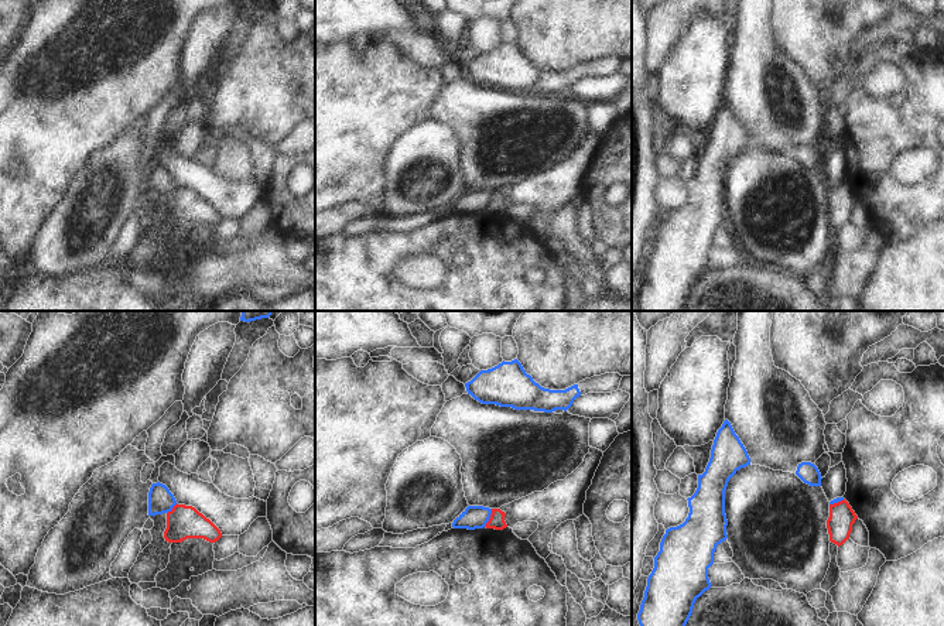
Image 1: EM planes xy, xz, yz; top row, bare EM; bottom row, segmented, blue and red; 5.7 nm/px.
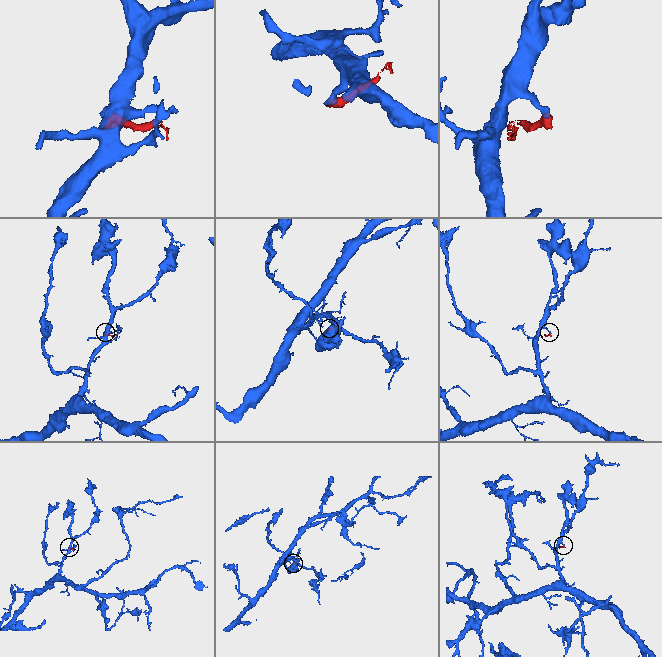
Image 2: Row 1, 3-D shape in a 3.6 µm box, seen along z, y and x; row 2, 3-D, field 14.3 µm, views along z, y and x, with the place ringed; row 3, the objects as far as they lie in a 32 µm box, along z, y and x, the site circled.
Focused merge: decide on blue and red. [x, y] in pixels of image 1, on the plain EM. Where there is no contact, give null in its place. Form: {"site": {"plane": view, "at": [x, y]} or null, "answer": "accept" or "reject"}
{"site": {"plane": "xz", "at": [489, 201]}, "answer": "reject"}

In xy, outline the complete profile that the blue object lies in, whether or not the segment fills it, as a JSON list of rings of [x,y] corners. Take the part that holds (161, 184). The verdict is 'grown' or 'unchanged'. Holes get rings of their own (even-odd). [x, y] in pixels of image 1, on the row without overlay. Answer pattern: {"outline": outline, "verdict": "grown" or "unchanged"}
{"outline": [[[160,165],[151,168],[148,175],[148,199],[168,196],[175,188],[177,184],[165,168]]], "verdict": "unchanged"}

